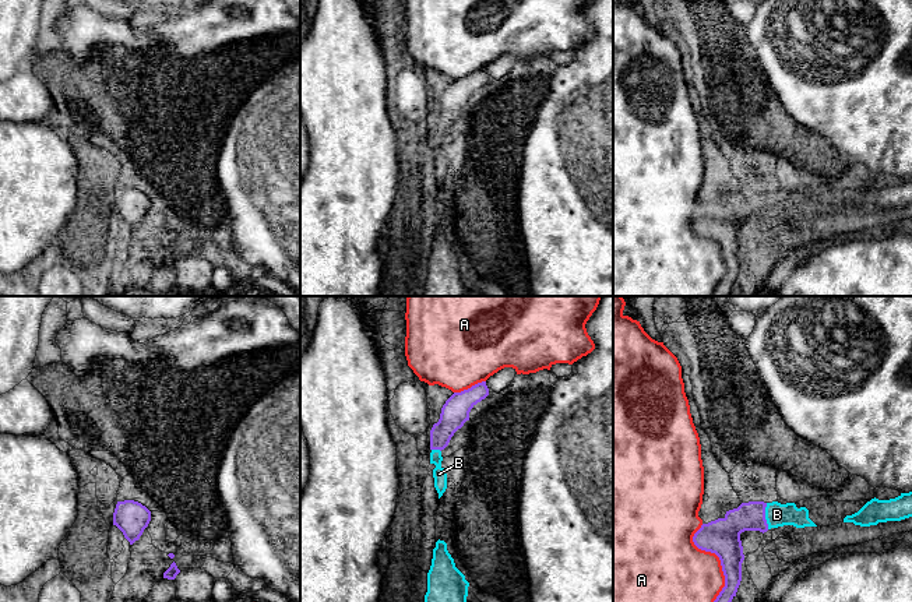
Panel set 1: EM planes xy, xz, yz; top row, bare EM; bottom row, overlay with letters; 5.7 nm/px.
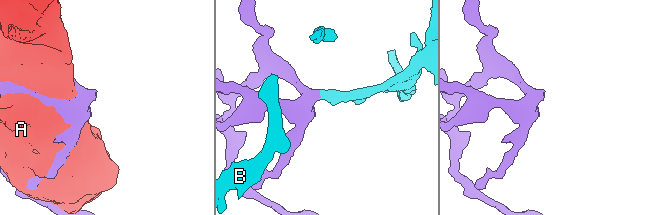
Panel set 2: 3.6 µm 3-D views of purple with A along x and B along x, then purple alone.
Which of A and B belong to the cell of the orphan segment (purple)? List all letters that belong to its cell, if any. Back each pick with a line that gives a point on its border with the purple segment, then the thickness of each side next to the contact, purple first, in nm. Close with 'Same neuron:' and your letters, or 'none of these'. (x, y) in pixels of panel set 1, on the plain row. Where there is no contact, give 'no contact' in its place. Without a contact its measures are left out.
B: yz (764, 203) | 180/140 nm
Same neuron: B

